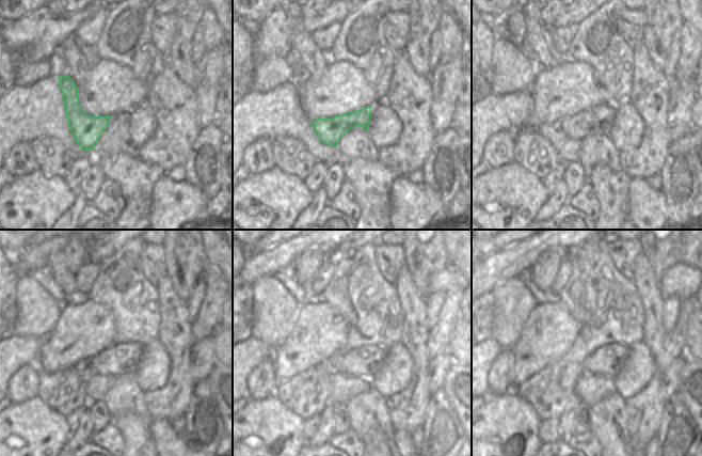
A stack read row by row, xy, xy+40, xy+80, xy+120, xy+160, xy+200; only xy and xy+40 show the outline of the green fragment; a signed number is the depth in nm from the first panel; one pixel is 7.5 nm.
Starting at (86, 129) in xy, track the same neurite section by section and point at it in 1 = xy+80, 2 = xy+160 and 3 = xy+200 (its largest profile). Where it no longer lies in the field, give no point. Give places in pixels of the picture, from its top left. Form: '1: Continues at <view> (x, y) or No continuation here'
1: Continues at xy+80 (599, 120)
2: Continues at xy+160 (365, 362)
3: Continues at xy+200 (607, 361)

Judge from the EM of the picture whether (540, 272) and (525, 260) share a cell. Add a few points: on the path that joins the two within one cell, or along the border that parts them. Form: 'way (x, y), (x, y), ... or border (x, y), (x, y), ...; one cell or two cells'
border (551, 248), (538, 258), (530, 270); two cells

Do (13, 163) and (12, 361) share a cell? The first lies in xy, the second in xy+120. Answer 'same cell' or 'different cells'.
different cells

